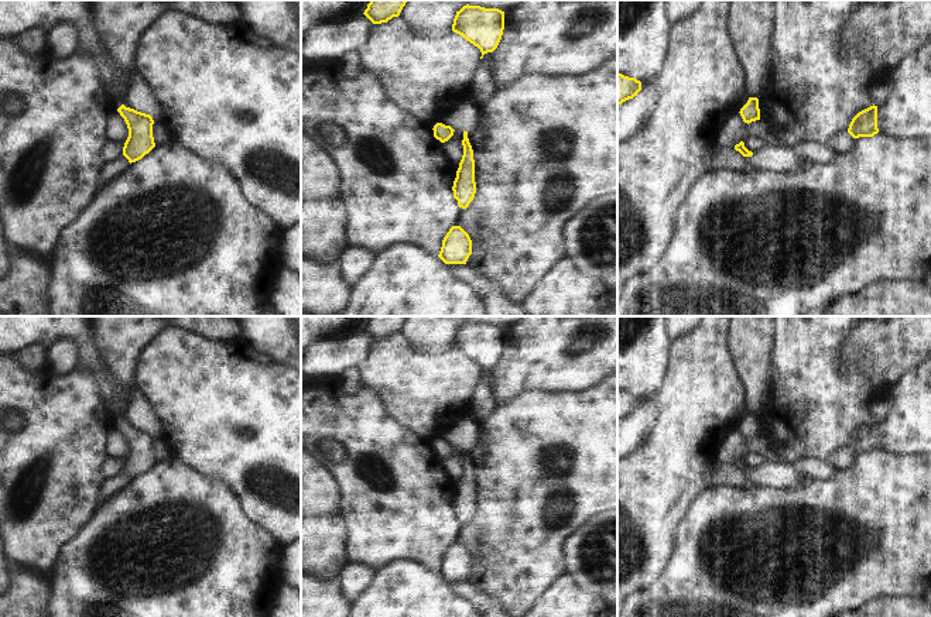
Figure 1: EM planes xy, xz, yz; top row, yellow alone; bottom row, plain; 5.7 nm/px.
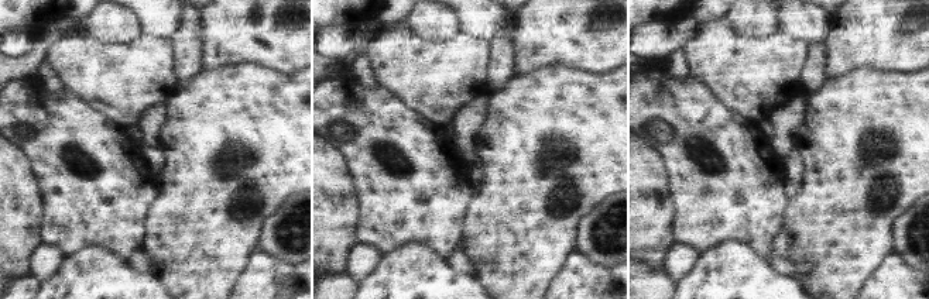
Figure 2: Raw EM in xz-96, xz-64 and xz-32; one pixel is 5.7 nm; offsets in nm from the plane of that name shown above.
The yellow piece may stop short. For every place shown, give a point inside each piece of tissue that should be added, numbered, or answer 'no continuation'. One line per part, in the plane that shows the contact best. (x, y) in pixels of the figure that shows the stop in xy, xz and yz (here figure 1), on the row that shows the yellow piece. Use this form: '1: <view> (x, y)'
1: yz (772, 158)

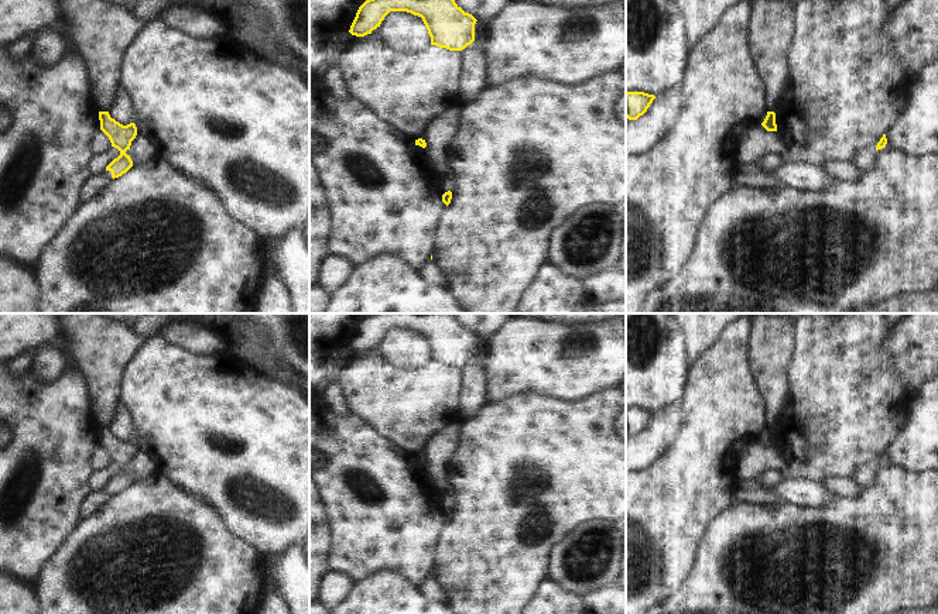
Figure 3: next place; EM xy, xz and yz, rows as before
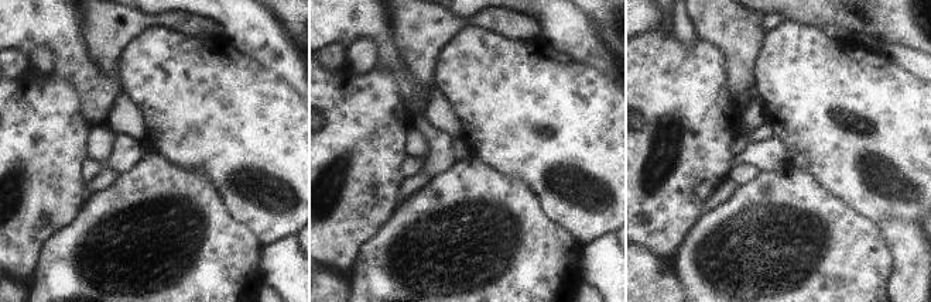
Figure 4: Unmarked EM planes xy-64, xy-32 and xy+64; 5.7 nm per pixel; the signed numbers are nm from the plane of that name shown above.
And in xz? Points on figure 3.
no continuation

